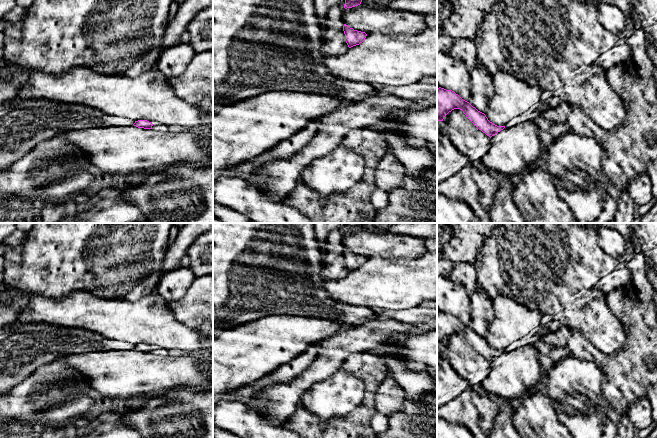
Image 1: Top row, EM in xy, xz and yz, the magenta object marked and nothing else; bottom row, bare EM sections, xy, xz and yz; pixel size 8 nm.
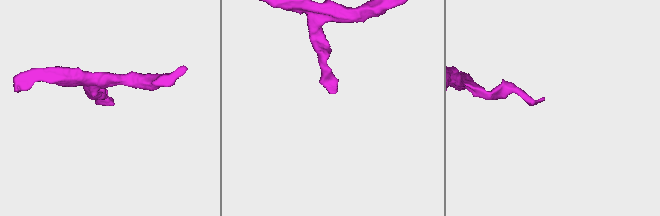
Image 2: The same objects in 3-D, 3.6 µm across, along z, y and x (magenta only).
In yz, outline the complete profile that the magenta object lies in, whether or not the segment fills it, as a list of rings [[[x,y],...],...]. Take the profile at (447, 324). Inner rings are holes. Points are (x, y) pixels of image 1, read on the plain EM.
[[[437,312],[437,345],[443,345],[444,341],[454,333],[462,334],[466,341],[489,361],[505,352],[505,350],[497,350],[490,346],[484,337],[463,324],[454,315]]]

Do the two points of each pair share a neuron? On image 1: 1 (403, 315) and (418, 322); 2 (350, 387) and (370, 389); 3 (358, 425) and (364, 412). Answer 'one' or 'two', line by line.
1: one
2: two
3: one

